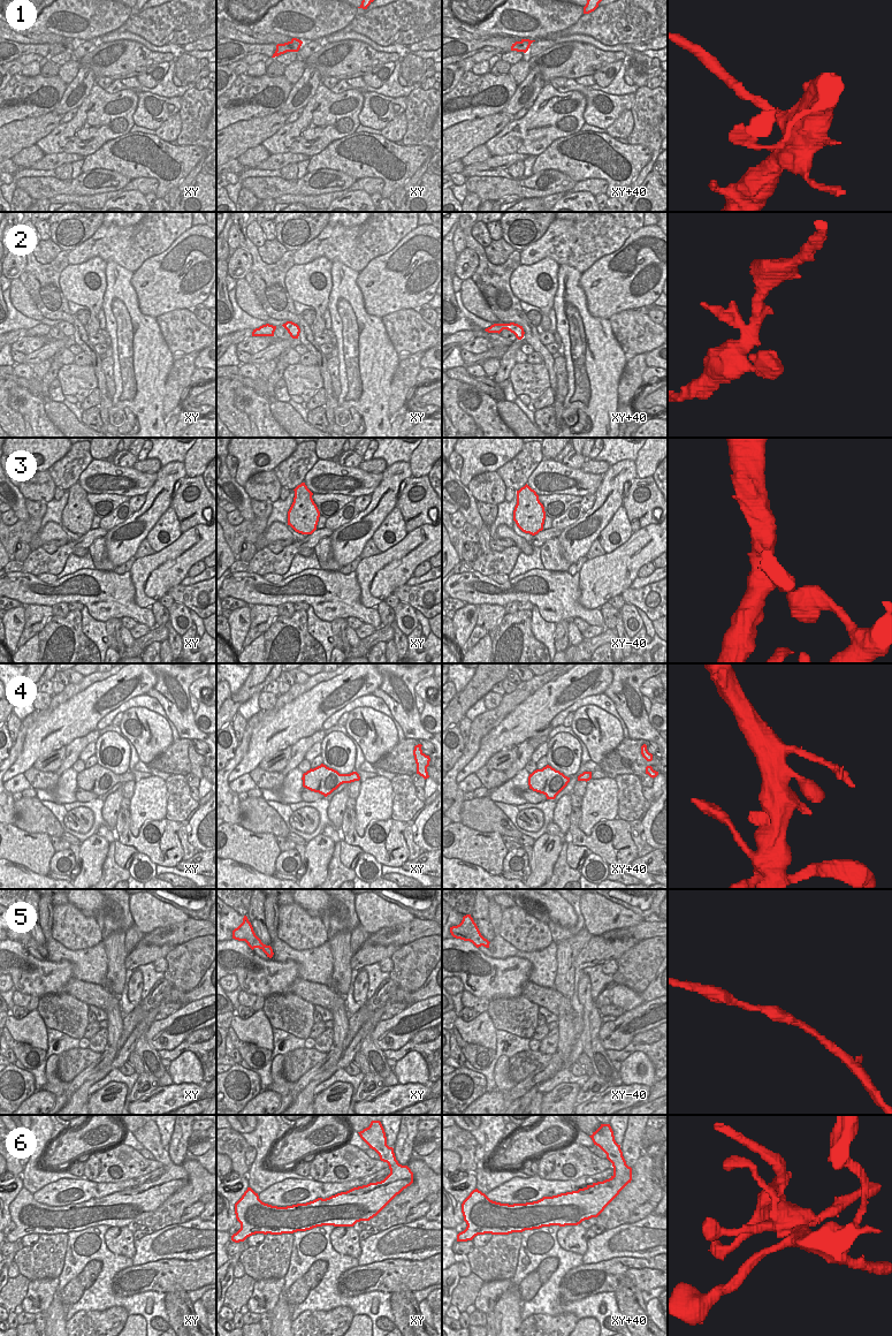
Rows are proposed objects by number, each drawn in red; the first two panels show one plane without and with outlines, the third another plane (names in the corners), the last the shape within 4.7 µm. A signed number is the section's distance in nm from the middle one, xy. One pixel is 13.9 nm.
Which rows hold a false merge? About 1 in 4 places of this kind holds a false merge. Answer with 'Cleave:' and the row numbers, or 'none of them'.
Cleave: 1, 2

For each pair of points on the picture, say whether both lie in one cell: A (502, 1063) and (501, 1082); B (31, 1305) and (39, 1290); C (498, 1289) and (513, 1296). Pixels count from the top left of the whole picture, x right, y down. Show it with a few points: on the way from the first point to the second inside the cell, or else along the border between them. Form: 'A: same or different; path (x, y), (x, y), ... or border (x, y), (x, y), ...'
A: same; path (502, 1068), (501, 1077)
B: same; path (35, 1302), (39, 1293)
C: different; border (511, 1282), (511, 1285), (492, 1310)

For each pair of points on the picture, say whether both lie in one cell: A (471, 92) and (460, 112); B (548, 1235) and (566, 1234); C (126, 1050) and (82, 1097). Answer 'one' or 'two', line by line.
A: one
B: two
C: one

